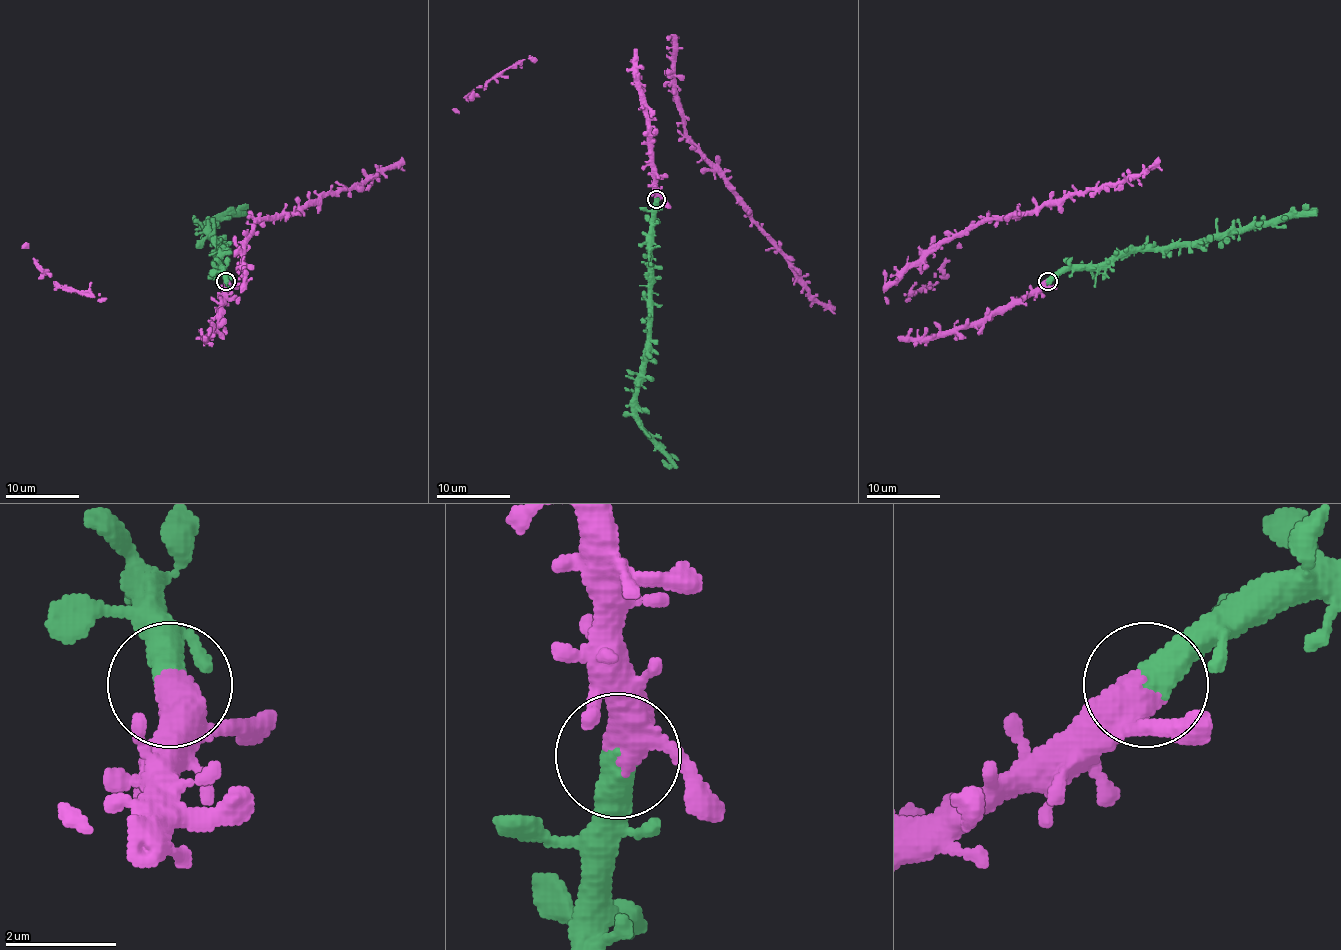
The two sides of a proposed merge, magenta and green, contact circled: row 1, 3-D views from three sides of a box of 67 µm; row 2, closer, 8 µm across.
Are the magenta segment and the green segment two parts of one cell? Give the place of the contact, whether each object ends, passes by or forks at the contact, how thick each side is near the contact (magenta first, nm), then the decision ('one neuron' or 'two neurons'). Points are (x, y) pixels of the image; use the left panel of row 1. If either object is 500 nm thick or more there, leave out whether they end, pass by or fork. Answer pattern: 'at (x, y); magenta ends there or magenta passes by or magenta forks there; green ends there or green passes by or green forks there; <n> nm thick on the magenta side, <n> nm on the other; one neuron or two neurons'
at (226, 281); 550 nm thick on the magenta side, 600 nm on the other; one neuron

